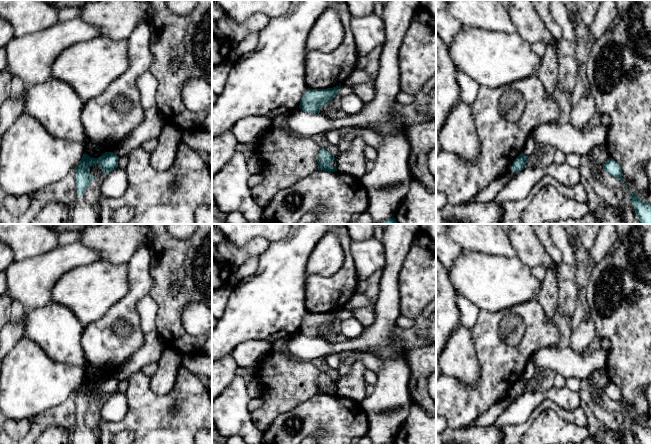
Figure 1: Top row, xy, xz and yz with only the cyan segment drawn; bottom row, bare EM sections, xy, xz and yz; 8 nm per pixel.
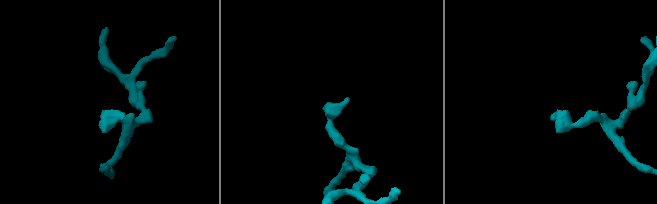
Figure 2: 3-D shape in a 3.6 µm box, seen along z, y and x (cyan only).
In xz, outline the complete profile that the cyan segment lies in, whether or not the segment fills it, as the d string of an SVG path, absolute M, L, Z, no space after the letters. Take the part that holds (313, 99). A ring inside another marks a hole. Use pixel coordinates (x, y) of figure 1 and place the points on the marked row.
M341 86L327 89L308 88L301 98L299 108L309 113L320 113L320 108L337 95Z

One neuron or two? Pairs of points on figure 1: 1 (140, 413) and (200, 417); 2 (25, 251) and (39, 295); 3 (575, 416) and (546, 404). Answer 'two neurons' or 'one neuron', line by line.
1: one neuron
2: two neurons
3: one neuron

